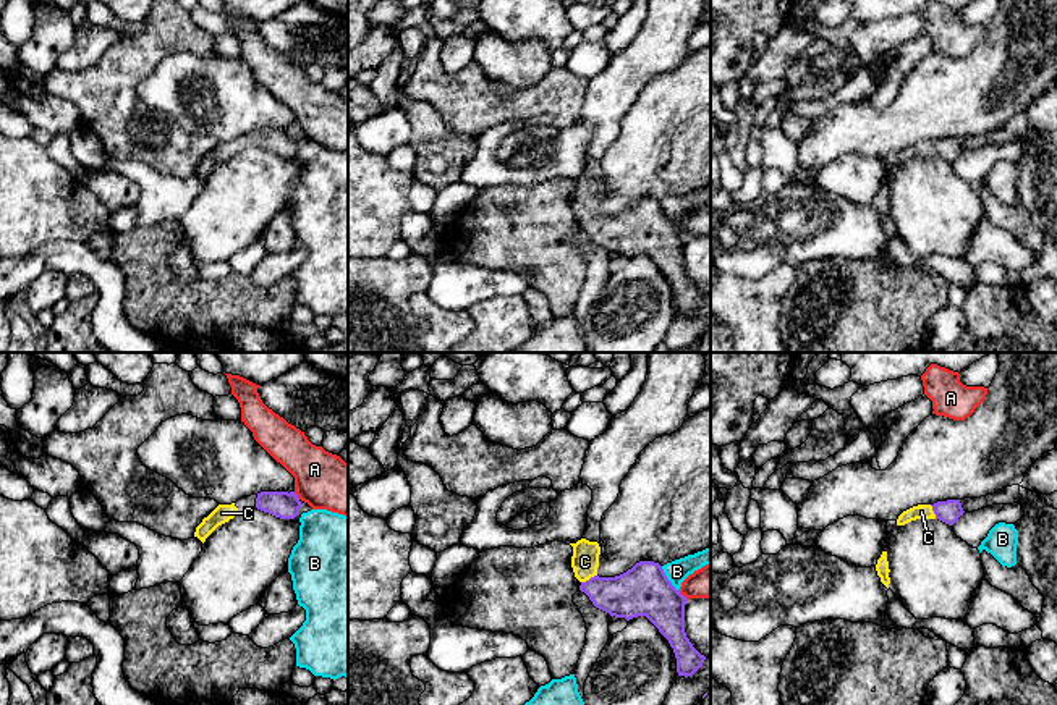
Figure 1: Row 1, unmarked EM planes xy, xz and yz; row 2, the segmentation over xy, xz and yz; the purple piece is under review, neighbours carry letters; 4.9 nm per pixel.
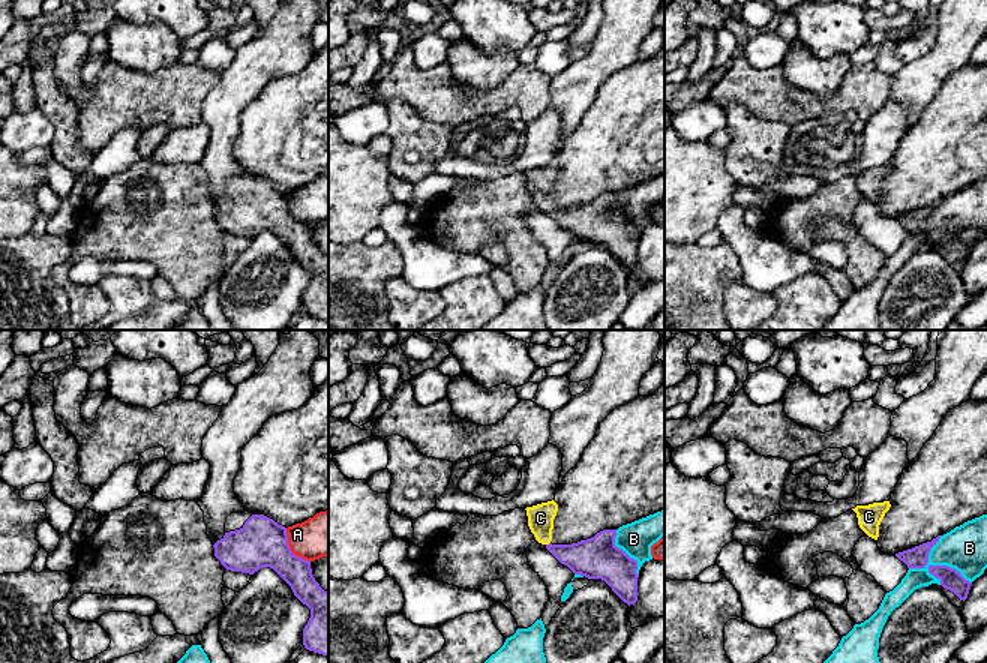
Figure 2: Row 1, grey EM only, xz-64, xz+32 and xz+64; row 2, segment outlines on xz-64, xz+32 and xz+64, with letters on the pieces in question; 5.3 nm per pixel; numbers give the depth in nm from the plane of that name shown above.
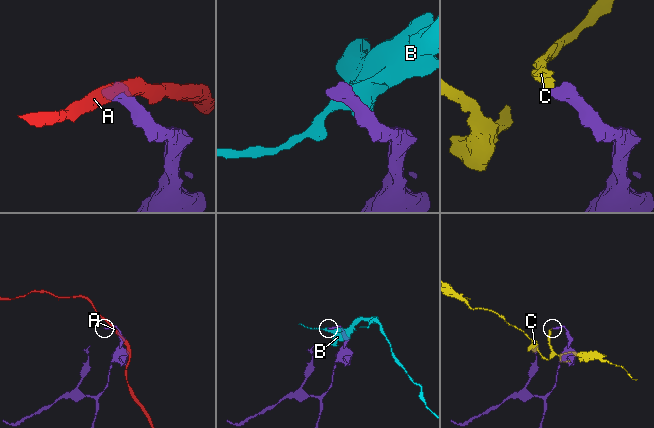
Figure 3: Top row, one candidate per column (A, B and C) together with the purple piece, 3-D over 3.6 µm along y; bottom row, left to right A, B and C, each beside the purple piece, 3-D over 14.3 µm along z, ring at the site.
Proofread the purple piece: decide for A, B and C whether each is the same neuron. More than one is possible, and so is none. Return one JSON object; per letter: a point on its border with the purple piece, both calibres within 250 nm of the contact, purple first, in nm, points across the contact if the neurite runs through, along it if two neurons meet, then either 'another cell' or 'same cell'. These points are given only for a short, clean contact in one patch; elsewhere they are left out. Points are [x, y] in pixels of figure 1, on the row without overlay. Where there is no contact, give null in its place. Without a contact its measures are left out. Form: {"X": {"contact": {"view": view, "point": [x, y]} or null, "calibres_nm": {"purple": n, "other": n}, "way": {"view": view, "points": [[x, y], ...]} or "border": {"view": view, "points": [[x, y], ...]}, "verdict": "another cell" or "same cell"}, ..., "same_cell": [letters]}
{"A": {"contact": {"view": "xz", "point": [683, 233]}, "calibres_nm": {"purple": 260, "other": 160}, "border": {"view": "xz", "points": [[679, 228], [688, 236]]}, "verdict": "another cell"}, "B": {"contact": {"view": "xz", "point": [667, 217]}, "calibres_nm": {"purple": 260, "other": 110}, "border": {"view": "xz", "points": [[661, 204], [666, 215], [679, 228]]}, "verdict": "another cell"}, "C": {"contact": {"view": "xz", "point": [590, 217]}, "calibres_nm": {"purple": 240, "other": 140}, "way": {"view": "xz", "points": [[638, 230], [602, 230], [590, 217], [585, 199]]}, "verdict": "same cell"}, "same_cell": ["C"]}

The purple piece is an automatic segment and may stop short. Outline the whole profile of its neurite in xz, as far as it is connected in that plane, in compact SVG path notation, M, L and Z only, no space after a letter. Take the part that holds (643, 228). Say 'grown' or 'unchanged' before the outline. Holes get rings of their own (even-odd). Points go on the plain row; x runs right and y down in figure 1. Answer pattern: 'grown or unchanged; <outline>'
grown; M581 176L570 183L579 228L596 246L626 259L646 254L673 286L678 314L693 314L703 304L706 294L693 285L685 270L688 236L672 223L659 201L639 199L620 213L599 215L599 181Z

